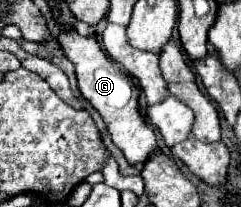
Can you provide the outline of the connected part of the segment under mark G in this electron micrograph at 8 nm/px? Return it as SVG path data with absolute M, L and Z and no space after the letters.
M68 30L60 34L60 44L66 58L76 68L80 94L98 110L98 114L108 126L112 142L122 150L122 154L132 166L146 162L146 158L156 150L156 134L138 112L138 88L134 86L130 76L112 64L112 60L100 50L100 44L94 36L84 38L78 32Z

